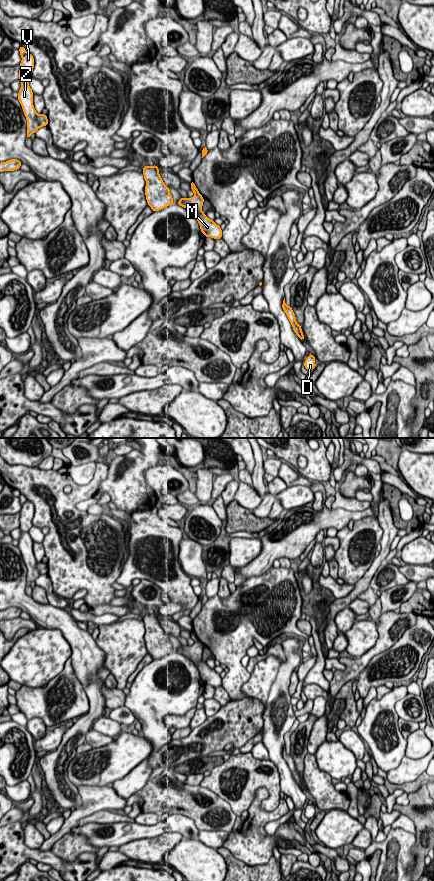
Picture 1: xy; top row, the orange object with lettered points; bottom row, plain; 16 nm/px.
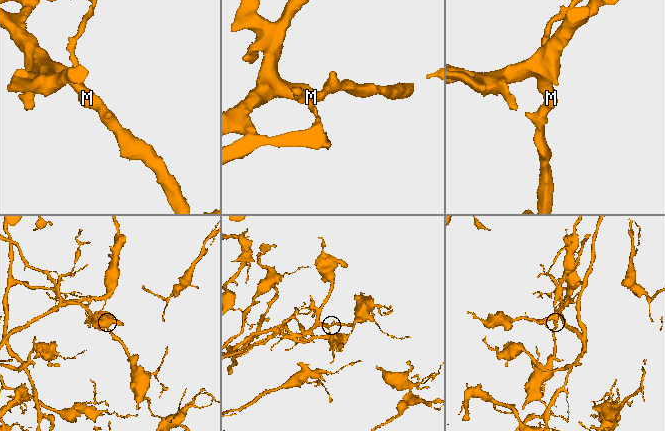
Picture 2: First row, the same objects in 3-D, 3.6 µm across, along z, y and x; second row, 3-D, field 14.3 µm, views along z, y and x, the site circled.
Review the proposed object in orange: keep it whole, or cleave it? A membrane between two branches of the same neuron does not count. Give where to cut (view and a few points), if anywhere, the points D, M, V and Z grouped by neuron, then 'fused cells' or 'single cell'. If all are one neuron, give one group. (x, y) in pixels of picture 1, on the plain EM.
cut in xy along (37, 562), (37, 570), (40, 574); D M V / Z; fused cells

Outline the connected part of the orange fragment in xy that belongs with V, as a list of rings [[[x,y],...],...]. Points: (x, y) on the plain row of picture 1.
[[[26,500],[26,502],[22,505],[22,509],[19,514],[19,528],[23,532],[28,532],[33,526],[32,519],[34,516],[34,505],[30,501]]]

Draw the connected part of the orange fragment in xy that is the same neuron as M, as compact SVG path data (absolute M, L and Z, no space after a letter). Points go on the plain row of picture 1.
M195 642L192 646L183 646L178 649L178 653L186 656L190 659L197 667L201 680L205 685L211 685L214 687L222 686L222 678L214 668L210 668L206 662L202 659L204 646L201 642Z

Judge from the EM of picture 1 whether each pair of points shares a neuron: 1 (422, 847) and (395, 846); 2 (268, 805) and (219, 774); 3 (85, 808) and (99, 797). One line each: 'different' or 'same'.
1: different
2: same
3: same

